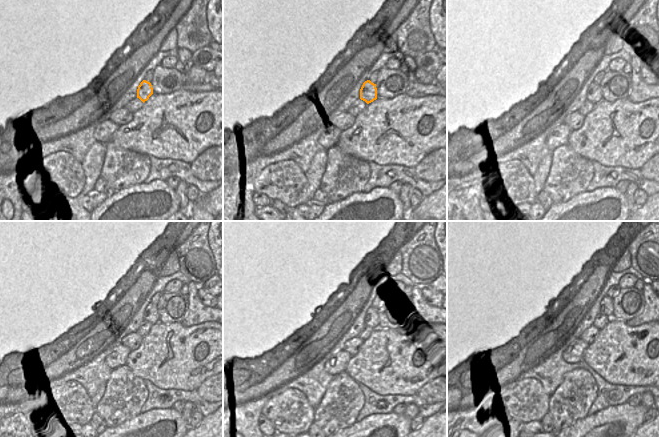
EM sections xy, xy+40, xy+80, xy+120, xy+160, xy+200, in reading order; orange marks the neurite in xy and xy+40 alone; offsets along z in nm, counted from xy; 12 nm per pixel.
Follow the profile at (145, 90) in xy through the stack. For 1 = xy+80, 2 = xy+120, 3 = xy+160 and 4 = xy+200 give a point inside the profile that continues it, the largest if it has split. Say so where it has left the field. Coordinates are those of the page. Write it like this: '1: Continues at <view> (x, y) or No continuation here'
1: Continues at xy+80 (593, 95)
2: Continues at xy+120 (148, 313)
3: Continues at xy+160 (373, 310)
4: Continues at xy+200 (606, 308).

